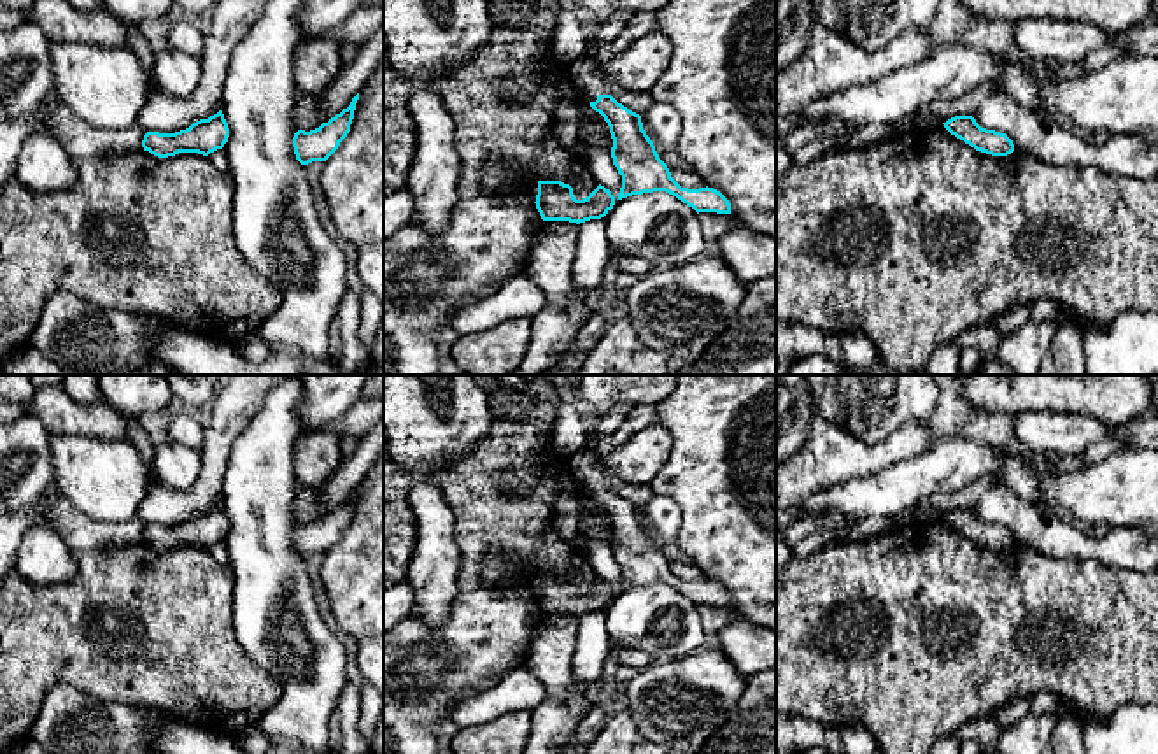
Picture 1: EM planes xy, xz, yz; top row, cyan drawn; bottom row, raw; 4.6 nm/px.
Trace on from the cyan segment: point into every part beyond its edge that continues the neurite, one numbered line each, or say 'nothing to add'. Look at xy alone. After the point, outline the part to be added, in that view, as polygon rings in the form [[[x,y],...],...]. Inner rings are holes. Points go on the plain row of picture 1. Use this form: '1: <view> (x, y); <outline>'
nothing to add

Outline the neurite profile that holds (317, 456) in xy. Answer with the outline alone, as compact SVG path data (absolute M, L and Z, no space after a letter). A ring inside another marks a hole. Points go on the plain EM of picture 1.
M329 428L308 430L294 445L294 472L303 487L319 491L340 463L340 437Z

